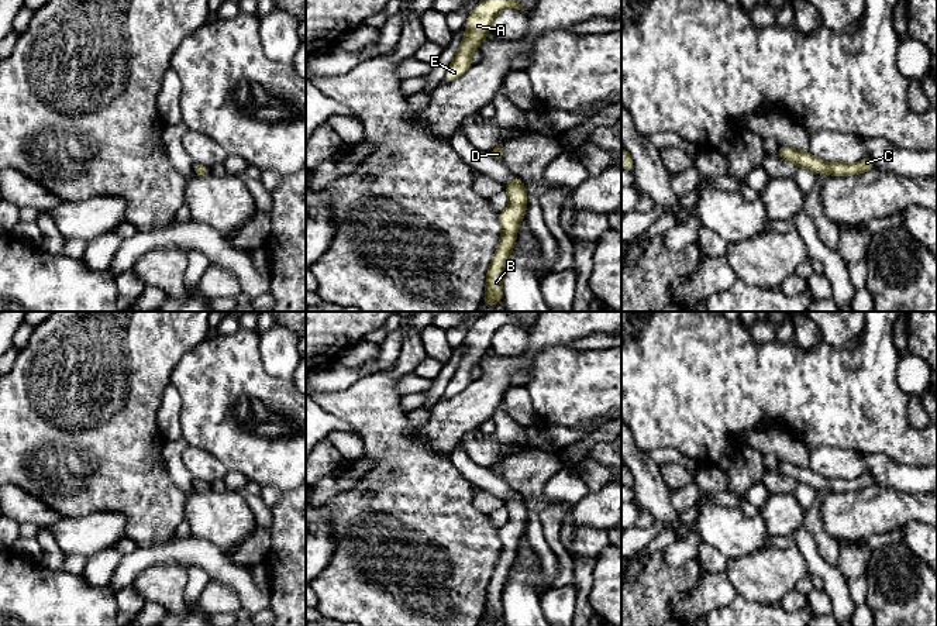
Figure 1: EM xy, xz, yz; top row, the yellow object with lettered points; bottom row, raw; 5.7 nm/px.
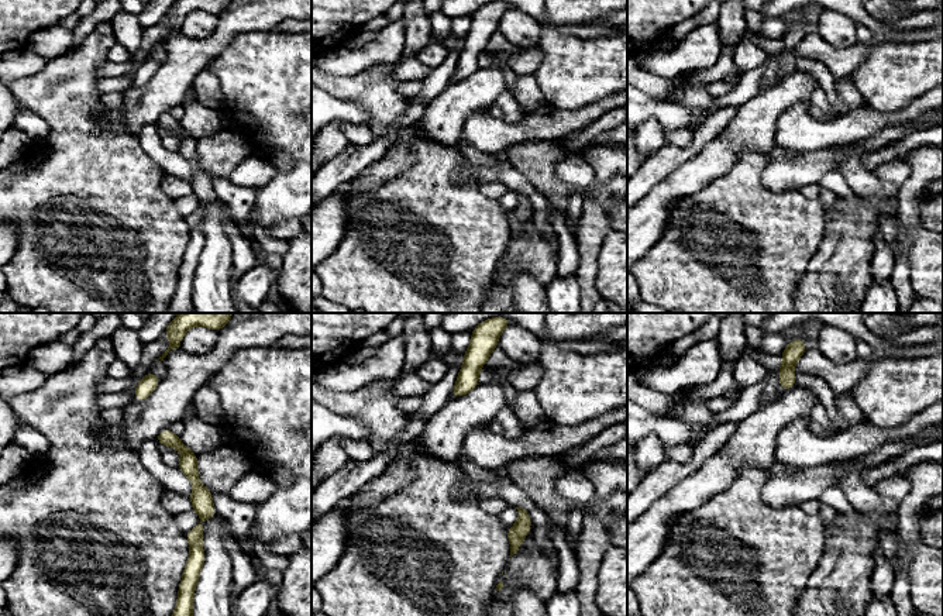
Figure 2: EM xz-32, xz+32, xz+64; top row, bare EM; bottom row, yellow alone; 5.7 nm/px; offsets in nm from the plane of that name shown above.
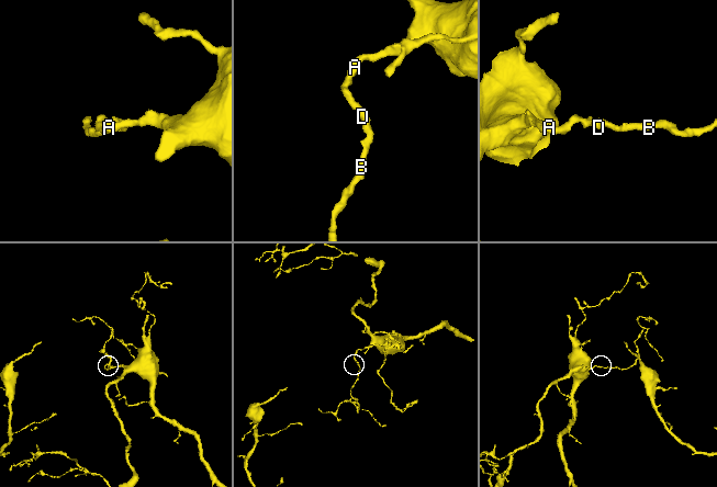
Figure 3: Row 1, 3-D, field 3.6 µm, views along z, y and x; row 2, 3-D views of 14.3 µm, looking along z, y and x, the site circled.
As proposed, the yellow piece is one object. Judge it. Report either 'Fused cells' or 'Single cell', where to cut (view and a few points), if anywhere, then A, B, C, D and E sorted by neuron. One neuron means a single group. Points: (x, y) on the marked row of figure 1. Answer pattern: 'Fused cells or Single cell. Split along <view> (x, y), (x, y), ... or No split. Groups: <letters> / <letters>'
Single cell. No split. Groups: A B C D E

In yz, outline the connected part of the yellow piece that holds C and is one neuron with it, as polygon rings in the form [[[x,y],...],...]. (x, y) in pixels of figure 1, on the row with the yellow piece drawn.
[[[779,145],[775,155],[796,164],[798,168],[809,169],[816,175],[829,173],[831,176],[851,176],[876,168],[875,162],[871,158],[864,158],[854,164],[844,164],[844,162],[829,164],[812,155],[809,151],[799,151],[786,145]]]

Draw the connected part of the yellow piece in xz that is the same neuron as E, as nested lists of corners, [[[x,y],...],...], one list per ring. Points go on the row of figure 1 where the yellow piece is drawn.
[[[482,0],[469,13],[465,23],[466,34],[459,45],[459,49],[449,63],[444,82],[451,82],[461,78],[473,63],[471,52],[479,49],[480,42],[492,30],[493,18],[504,8],[517,8],[524,11],[517,0]]]

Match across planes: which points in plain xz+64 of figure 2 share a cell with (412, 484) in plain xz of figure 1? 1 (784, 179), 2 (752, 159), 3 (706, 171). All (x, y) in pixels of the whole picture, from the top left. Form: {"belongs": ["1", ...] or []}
{"belongs": ["2"]}

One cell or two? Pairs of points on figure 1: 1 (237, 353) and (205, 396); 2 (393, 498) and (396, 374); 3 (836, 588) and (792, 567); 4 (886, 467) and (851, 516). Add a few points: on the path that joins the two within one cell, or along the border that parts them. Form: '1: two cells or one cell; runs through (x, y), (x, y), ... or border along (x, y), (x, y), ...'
1: one cell; runs through (231, 364), (216, 385)
2: one cell; runs through (393, 467), (393, 450), (388, 444), (388, 405)
3: two cells; border along (795, 546), (805, 560), (809, 573)
4: two cells; border along (877, 482), (909, 492)

